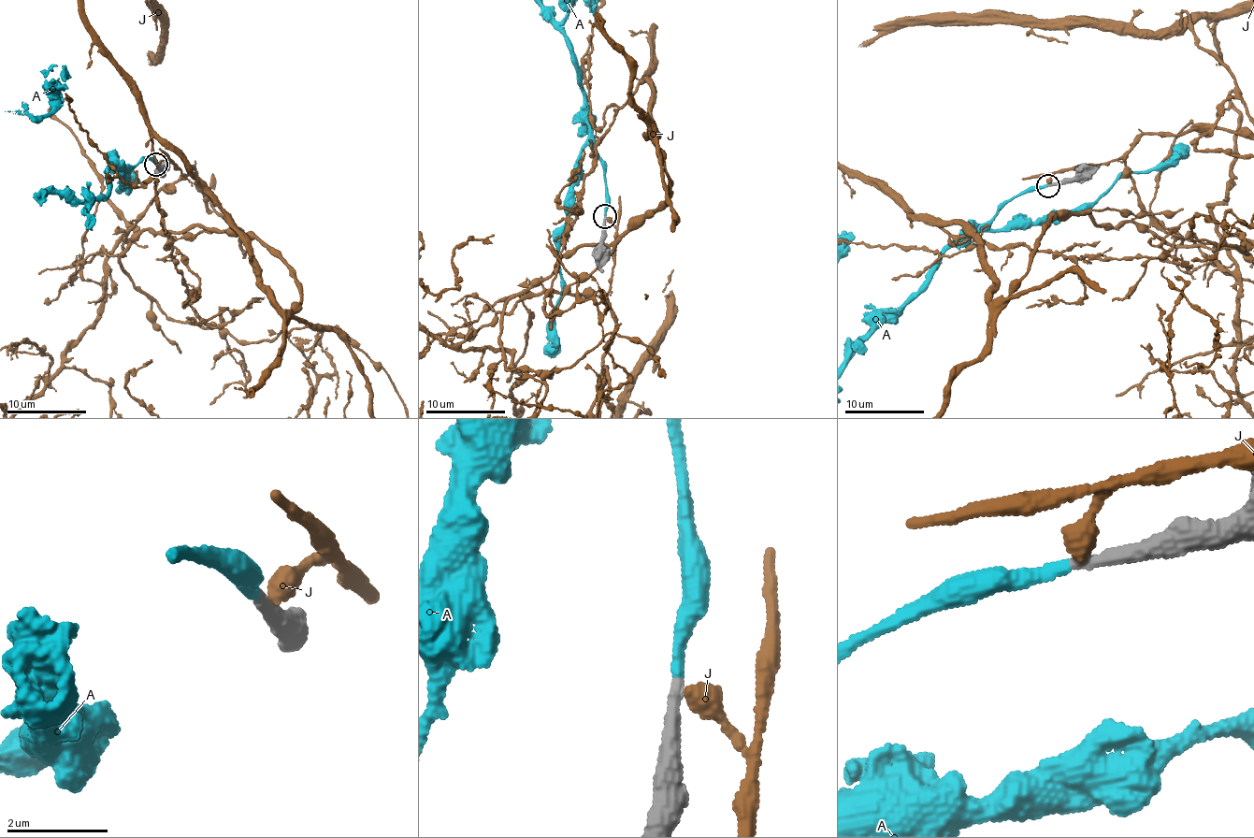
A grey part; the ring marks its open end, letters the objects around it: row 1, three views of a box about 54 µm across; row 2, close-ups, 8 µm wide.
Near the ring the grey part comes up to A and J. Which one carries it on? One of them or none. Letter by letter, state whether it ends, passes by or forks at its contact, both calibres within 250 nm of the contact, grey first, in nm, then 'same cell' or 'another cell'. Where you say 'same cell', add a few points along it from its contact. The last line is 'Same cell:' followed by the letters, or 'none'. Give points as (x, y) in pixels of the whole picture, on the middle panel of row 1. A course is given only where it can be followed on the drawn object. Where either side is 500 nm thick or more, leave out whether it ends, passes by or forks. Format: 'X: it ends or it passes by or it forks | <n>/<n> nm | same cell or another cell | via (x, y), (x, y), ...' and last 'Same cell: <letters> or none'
A: it ends | 240/240 nm | same cell
J: it ends | 280/420 nm | another cell
Same cell: A

